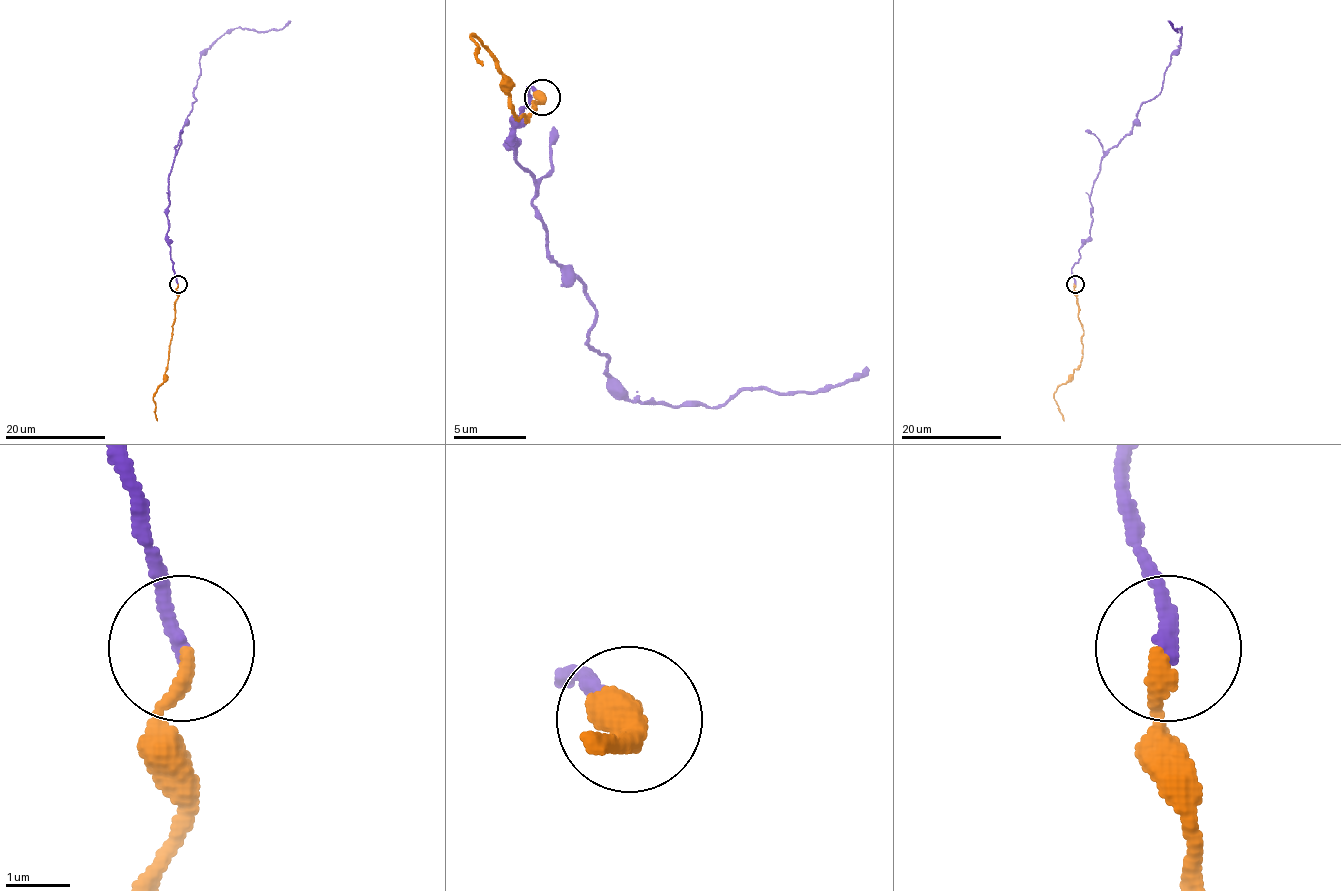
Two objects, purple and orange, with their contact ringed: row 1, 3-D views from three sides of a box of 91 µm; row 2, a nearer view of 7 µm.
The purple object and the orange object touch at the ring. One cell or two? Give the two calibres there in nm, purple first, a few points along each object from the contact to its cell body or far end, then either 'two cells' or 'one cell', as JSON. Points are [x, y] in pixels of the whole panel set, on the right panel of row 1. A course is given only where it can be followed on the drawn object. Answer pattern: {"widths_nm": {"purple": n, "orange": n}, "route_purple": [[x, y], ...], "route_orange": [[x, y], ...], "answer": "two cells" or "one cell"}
{"widths_nm": {"purple": 220, "orange": 220}, "route_purple": [[1074, 283], [1101, 159], [1160, 92], [1180, 47], [1181, 27], [1169, 21]], "route_orange": [[1074, 283], [1078, 320], [1083, 331], [1082, 360], [1057, 389], [1054, 396], [1064, 420]], "answer": "one cell"}

